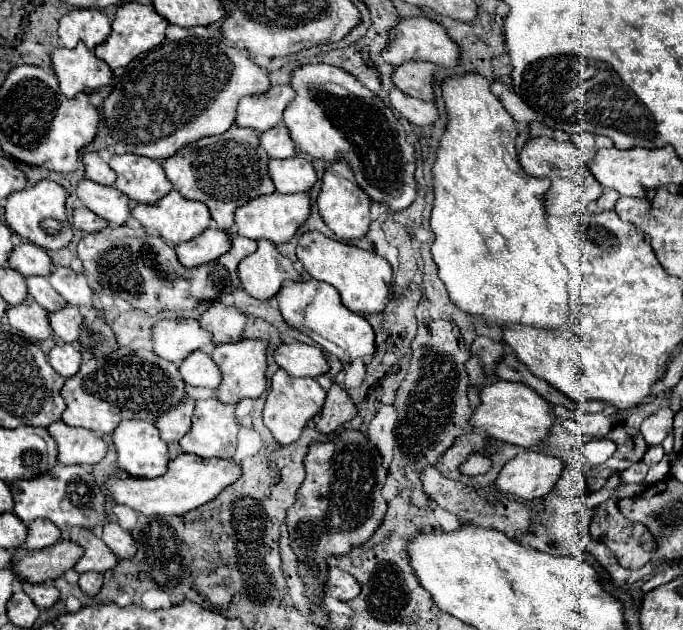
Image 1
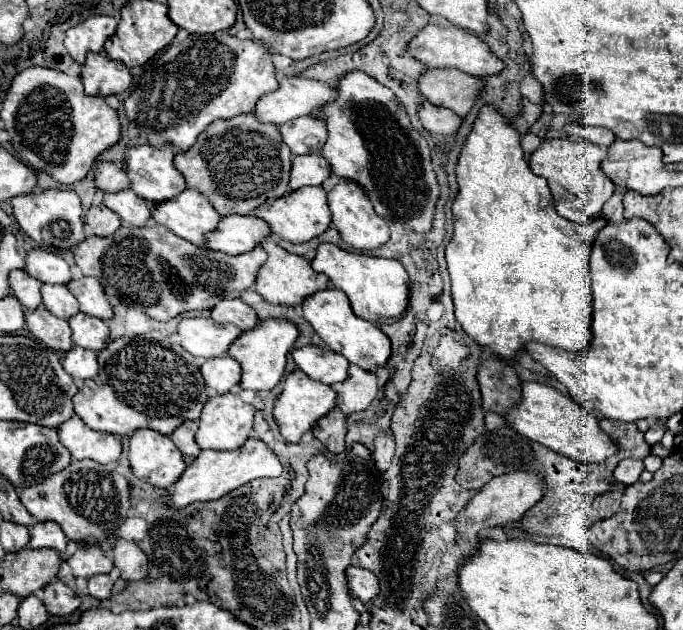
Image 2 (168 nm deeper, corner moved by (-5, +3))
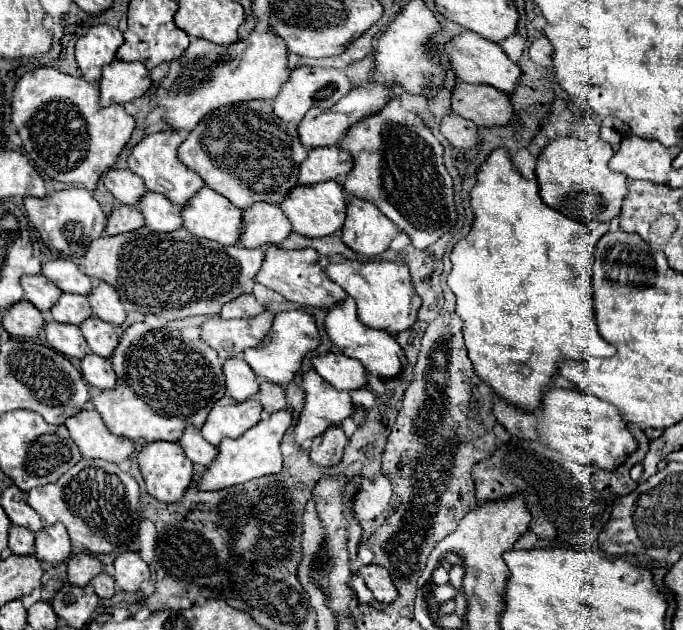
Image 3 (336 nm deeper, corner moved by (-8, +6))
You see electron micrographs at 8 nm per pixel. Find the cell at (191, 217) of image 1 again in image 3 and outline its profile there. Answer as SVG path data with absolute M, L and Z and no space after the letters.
M206 186L182 210L182 228L220 244L236 244L240 226L242 210Z

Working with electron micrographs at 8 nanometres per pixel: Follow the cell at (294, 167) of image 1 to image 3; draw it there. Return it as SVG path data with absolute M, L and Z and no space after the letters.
M336 146L330 148L314 148L308 152L306 160L300 166L298 184L318 184L326 180L336 180L352 170L352 156L348 152L338 150Z

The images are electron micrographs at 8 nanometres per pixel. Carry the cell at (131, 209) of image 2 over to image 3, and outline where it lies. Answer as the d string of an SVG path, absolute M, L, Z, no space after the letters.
M146 192L136 206L146 220L146 226L156 232L172 232L182 226L182 208L156 192Z

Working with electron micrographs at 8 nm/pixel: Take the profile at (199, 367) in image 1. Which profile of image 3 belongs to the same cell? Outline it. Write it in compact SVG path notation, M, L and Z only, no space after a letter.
M232 356L222 364L224 380L226 380L226 394L234 400L248 400L258 392L258 380L252 368L240 358Z

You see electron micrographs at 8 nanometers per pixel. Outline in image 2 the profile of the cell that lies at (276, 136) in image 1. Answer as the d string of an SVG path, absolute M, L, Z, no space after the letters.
M313 113L307 117L297 117L297 119L281 125L279 131L293 155L319 153L327 139L325 121Z

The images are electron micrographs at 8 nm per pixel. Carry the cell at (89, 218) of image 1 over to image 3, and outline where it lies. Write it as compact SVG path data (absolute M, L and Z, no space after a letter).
M116 206L112 210L112 214L106 220L106 234L114 236L114 234L122 234L122 232L130 232L136 230L144 224L144 216L140 216L140 210L136 206Z

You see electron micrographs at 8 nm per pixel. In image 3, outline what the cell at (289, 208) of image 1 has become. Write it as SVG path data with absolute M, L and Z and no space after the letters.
M328 180L314 186L296 186L280 204L282 212L288 216L296 234L306 238L322 238L338 232L346 218L346 194L340 182Z

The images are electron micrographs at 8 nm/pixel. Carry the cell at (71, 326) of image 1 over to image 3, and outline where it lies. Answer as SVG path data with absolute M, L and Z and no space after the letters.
M90 316L86 318L82 324L80 324L80 330L88 342L88 348L98 354L98 356L104 356L108 358L114 348L118 346L118 332L112 324L96 318L96 316Z

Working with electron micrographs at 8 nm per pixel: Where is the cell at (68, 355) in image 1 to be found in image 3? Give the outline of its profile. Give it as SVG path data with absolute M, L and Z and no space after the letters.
M88 354L88 356L84 356L80 360L80 370L82 370L84 382L94 386L94 388L106 390L106 388L114 388L116 386L116 374L114 374L108 358L102 358L102 356L96 356L96 354Z

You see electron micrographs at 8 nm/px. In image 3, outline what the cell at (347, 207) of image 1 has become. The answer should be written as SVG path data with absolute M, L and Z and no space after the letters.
M356 196L348 198L346 222L342 226L342 240L346 246L358 254L376 256L390 246L396 232L398 228L376 208L376 204Z

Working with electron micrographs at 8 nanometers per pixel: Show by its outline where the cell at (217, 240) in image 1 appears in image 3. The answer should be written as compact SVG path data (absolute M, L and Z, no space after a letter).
M256 202L244 210L238 242L244 248L260 248L266 244L280 244L290 232L292 226L278 204Z

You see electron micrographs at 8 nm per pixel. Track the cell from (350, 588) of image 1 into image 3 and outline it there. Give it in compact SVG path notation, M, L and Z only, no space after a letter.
M368 564L368 566L360 568L356 574L366 582L366 586L372 590L374 598L376 598L380 604L390 604L390 602L398 596L396 588L394 588L394 584L392 584L392 578L390 578L390 574L388 574L388 570L380 568L380 566L376 566L376 564Z

